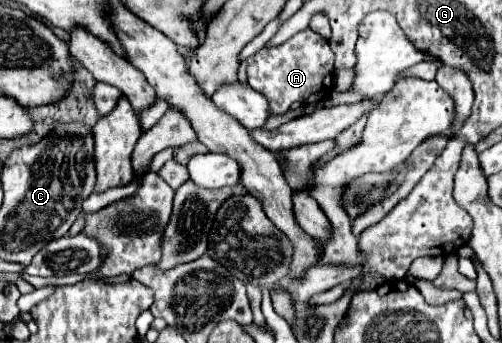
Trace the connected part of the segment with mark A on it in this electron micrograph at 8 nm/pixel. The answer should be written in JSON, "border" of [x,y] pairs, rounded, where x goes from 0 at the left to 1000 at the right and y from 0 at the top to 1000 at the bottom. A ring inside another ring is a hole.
{"border":[[[608,85],[584,102],[556,137],[520,143],[492,172],[496,248],[528,277],[540,335],[564,335],[588,294],[627,300],[647,289],[663,259],[663,178],[667,160],[639,102]]]}

